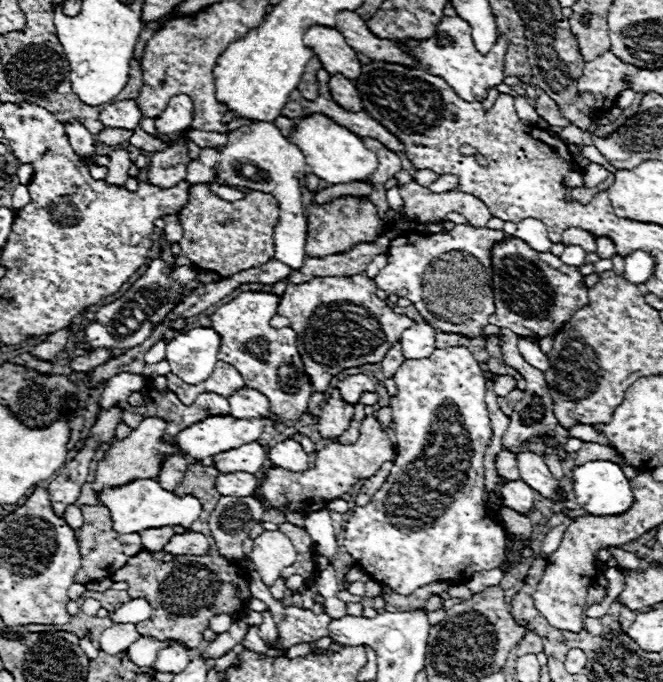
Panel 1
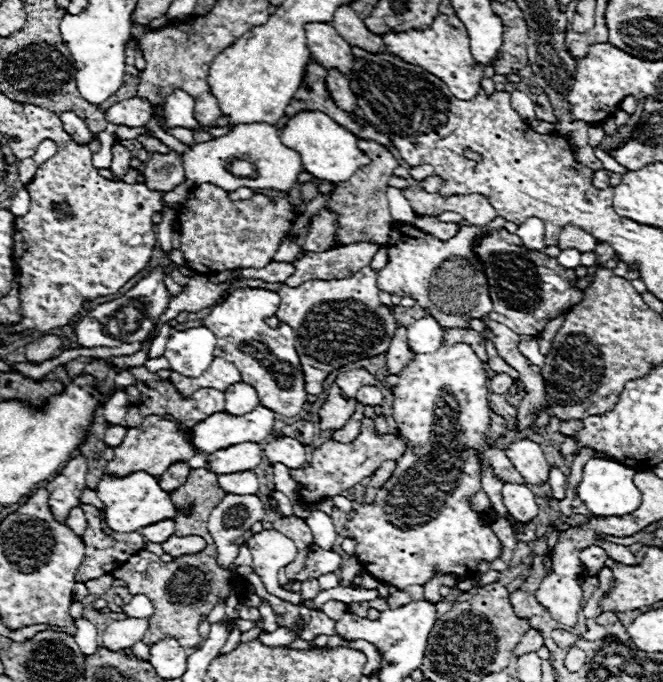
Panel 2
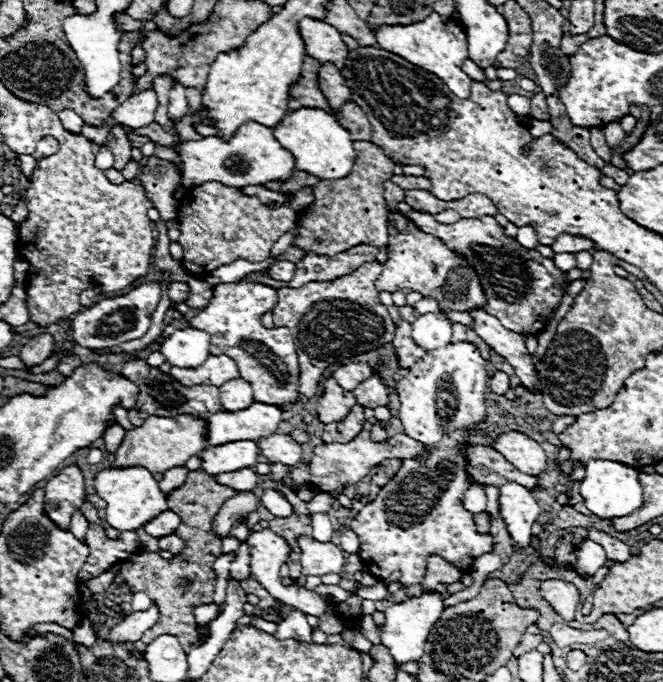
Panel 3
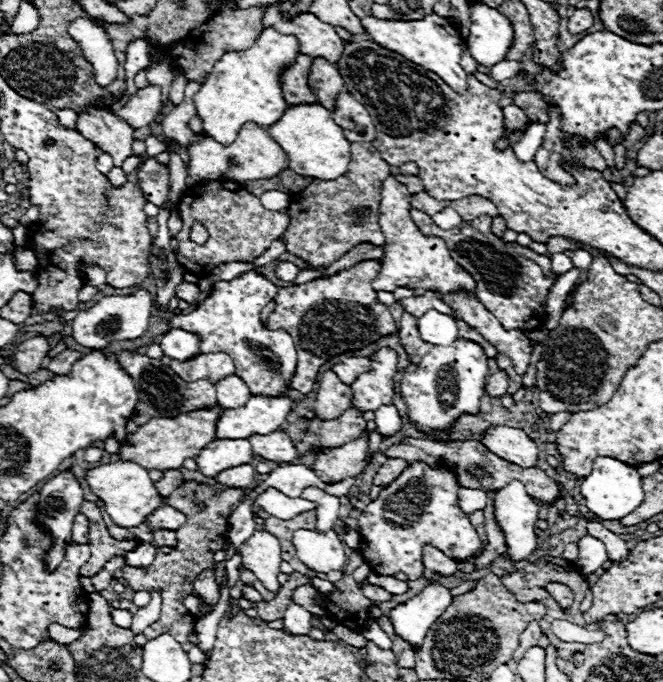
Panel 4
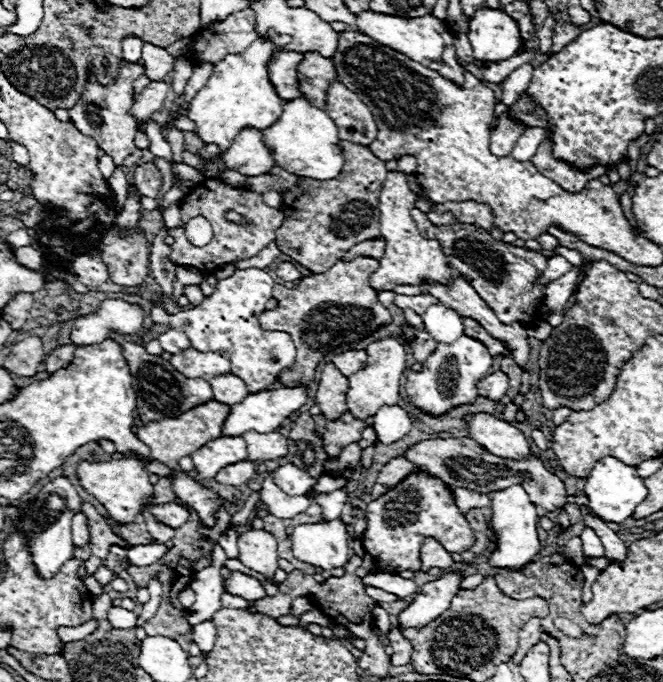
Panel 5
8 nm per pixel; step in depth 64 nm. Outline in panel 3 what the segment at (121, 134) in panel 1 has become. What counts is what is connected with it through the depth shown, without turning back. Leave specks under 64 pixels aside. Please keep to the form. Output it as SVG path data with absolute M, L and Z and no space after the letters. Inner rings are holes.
M152 122L144 128L132 129L128 128L127 126L124 126L124 129L126 130L126 132L128 132L128 135L144 135L147 136L153 142L172 149L175 149L175 146L180 142L178 137L168 134L159 124L155 122Z

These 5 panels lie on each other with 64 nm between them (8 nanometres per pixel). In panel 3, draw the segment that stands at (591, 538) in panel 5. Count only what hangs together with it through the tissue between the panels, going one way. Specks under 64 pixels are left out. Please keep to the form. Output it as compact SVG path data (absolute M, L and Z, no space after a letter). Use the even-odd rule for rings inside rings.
M584 540L576 548L576 572L580 576L588 578L588 576L596 574L596 570L602 568L606 560L608 558L606 558L604 548L592 540Z

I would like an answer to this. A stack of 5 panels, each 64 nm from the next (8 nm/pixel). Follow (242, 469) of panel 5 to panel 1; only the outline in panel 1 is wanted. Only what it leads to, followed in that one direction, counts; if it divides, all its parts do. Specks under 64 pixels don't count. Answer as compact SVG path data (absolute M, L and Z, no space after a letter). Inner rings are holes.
M230 472L230 474L220 474L216 478L216 488L220 490L222 496L252 496L258 488L258 478L252 474L244 472Z

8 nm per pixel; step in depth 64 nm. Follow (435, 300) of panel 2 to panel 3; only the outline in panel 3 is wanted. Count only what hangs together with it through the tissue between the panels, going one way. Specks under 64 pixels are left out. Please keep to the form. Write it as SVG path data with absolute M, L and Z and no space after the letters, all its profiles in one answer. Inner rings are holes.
M392 180L384 182L384 202L388 206L388 260L382 264L382 274L376 280L378 292L420 292L424 296L434 296L444 310L468 310L472 306L482 308L486 304L486 298L482 294L480 280L476 278L476 272L458 256L452 254L452 250L436 236L424 234L416 228L416 224L400 214L396 206L406 200L406 190L396 186Z

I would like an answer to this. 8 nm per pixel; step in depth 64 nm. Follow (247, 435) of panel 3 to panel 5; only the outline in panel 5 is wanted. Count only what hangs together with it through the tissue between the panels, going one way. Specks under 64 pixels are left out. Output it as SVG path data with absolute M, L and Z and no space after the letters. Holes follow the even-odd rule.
M296 384L296 386L280 386L274 390L264 390L264 392L256 392L256 394L248 394L244 398L244 402L232 406L222 432L226 436L242 436L244 432L256 430L260 434L266 432L274 432L292 412L300 410L308 400L308 386L306 384Z

